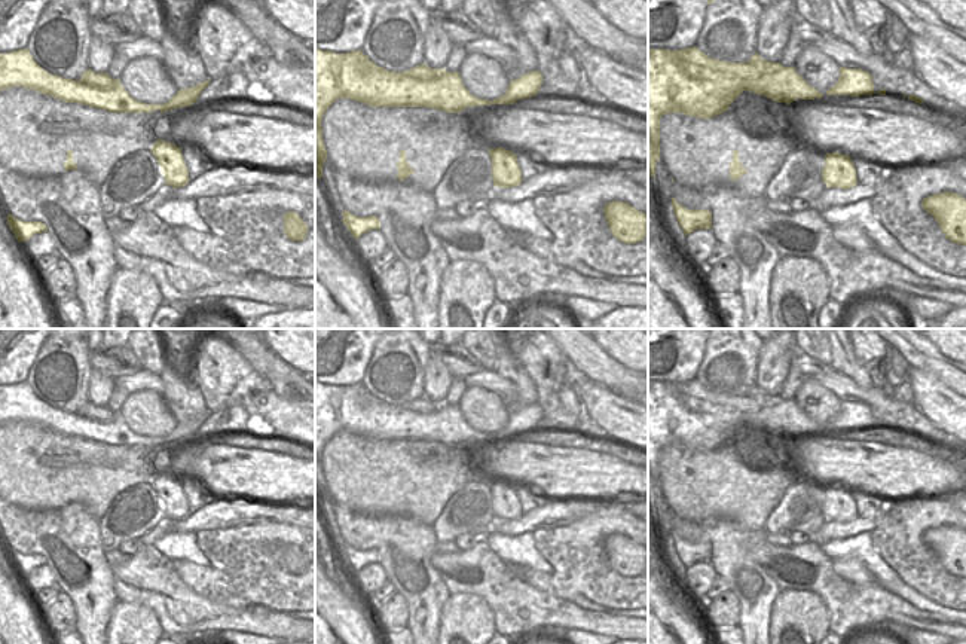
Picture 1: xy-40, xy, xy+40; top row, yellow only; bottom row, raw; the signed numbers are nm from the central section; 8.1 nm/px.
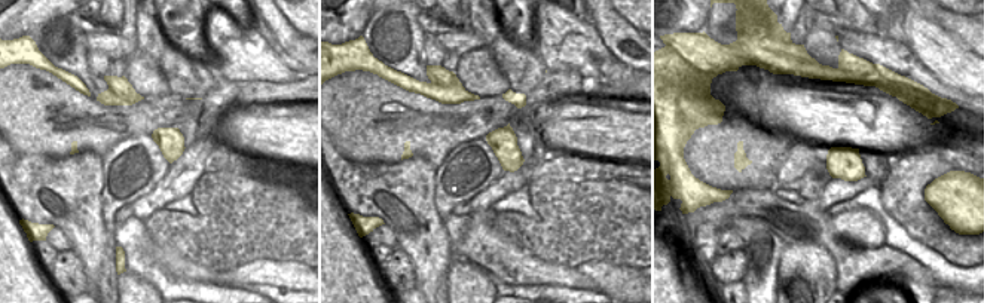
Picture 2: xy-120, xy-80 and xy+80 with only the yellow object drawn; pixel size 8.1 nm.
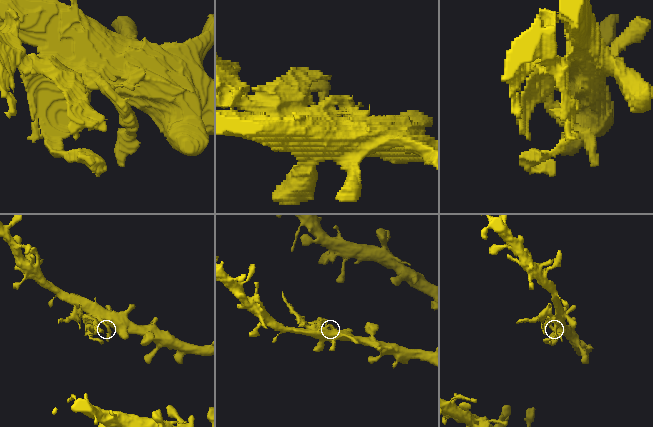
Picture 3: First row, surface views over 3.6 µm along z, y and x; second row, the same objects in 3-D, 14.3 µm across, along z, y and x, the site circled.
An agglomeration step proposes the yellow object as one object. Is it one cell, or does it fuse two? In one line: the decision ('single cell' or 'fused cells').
fused cells

